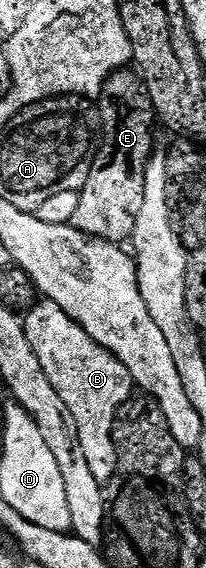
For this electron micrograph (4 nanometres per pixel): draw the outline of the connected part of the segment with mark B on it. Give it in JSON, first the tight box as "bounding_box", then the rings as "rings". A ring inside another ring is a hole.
{"bounding_box":[24,301,136,484],"rings":[[[35,301],[25,311],[24,325],[28,344],[32,344],[32,352],[36,352],[44,376],[52,380],[52,388],[60,392],[60,400],[68,404],[68,412],[72,412],[72,420],[76,420],[80,448],[84,448],[92,476],[96,476],[98,482],[109,484],[118,467],[118,454],[114,451],[114,417],[136,390],[128,368],[120,364],[115,354],[96,345],[92,336],[72,321],[60,304]]]}

